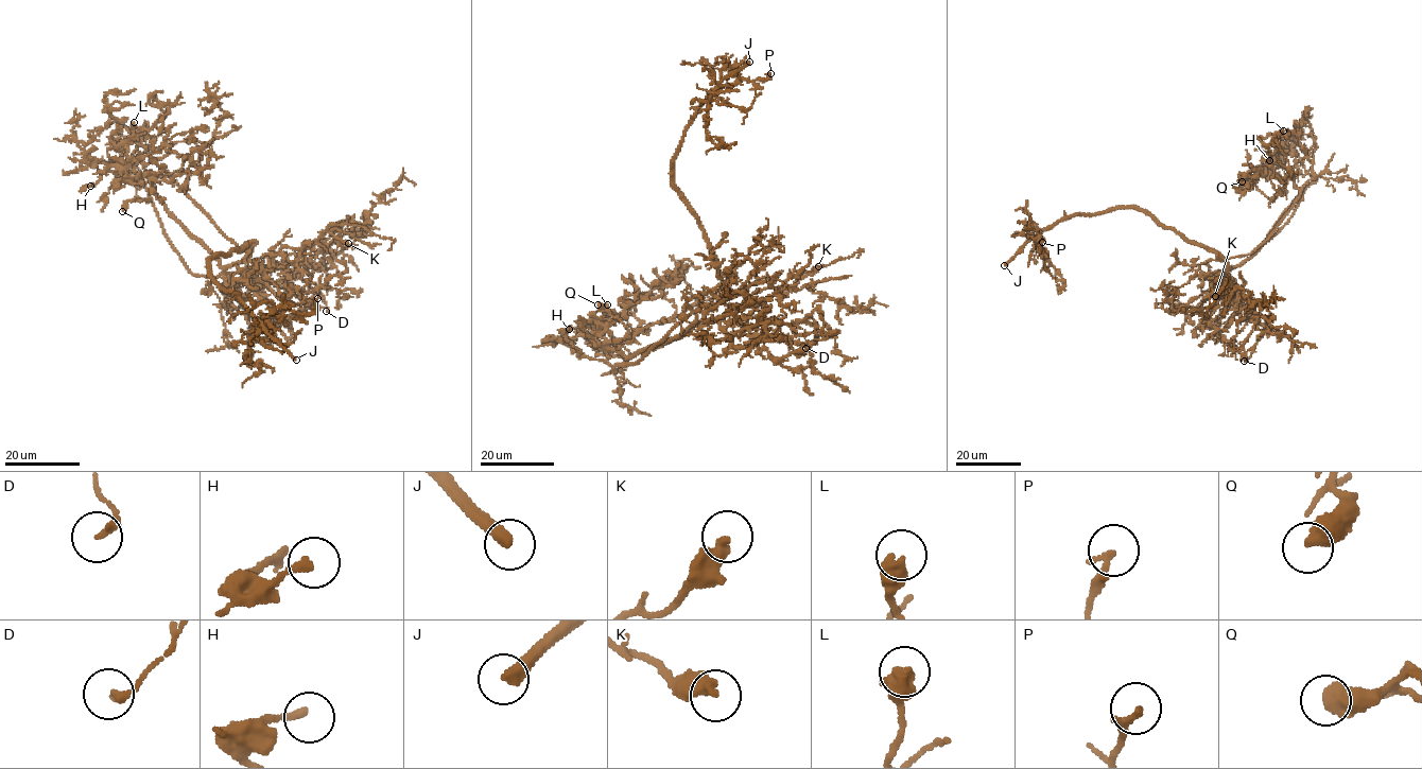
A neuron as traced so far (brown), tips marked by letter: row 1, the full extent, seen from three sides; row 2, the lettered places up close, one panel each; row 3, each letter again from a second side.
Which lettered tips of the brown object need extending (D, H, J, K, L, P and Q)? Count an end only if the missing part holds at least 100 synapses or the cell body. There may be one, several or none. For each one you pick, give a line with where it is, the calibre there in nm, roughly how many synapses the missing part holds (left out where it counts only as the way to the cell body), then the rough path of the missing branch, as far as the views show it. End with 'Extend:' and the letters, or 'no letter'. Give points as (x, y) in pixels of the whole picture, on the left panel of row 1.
J: (296, 360) | 400 nm | (296, 360), (308, 376), (302, 378), (278, 374), (200, 347), (188, 351)
Extend: J

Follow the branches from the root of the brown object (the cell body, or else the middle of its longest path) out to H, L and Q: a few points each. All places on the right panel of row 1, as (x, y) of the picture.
H: (1227, 265), (1253, 255), (1299, 193), (1298, 174), (1307, 173), (1301, 160), (1288, 169), (1269, 160)
L: (1227, 265), (1227, 271), (1240, 265), (1253, 255), (1299, 193), (1296, 157), (1284, 150), (1283, 130)
Q: (1227, 265), (1227, 271), (1240, 265), (1253, 255), (1300, 191), (1287, 176), (1273, 199), (1251, 180), (1242, 181)

